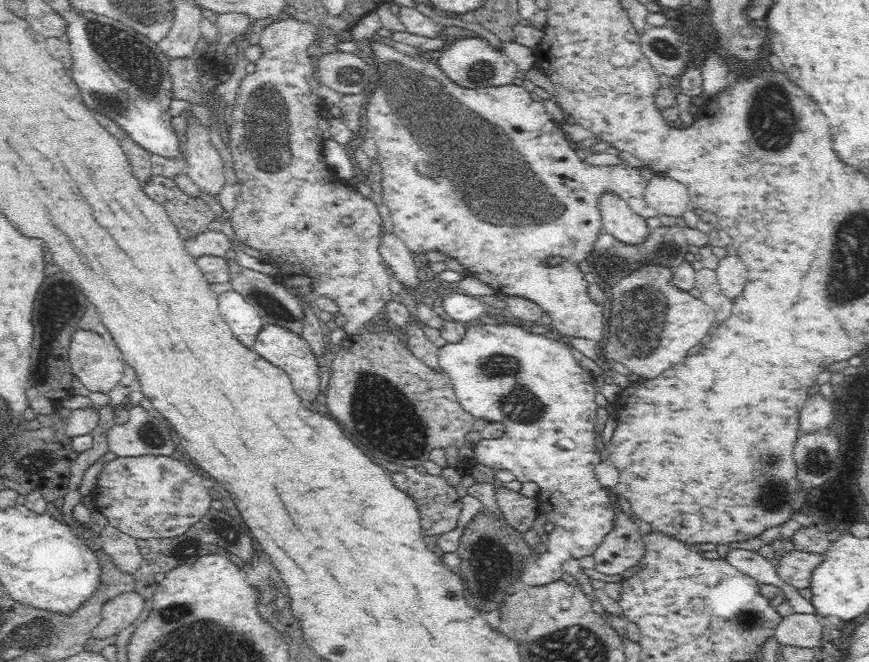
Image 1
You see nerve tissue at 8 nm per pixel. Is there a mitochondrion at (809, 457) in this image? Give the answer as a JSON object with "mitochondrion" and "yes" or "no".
{"mitochondrion":"yes"}

